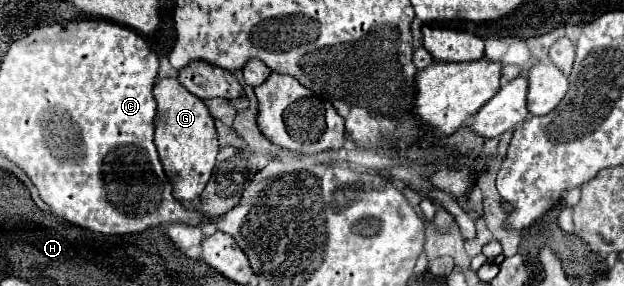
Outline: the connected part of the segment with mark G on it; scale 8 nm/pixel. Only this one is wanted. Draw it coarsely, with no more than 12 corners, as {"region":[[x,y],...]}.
{"region":[[176,78],[154,86],[154,144],[176,200],[218,154],[214,118]]}

